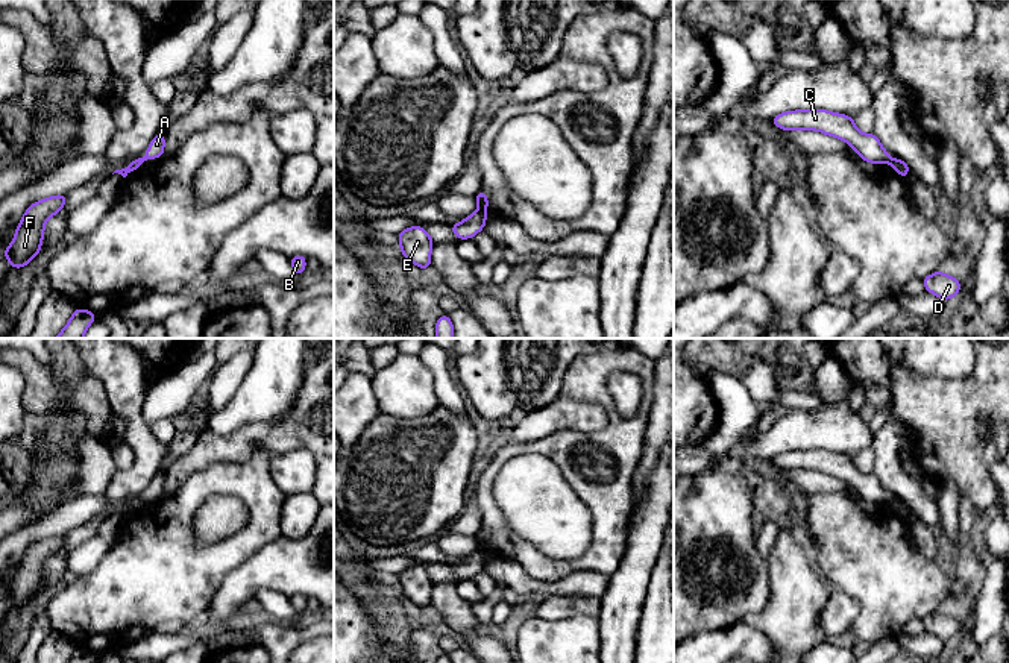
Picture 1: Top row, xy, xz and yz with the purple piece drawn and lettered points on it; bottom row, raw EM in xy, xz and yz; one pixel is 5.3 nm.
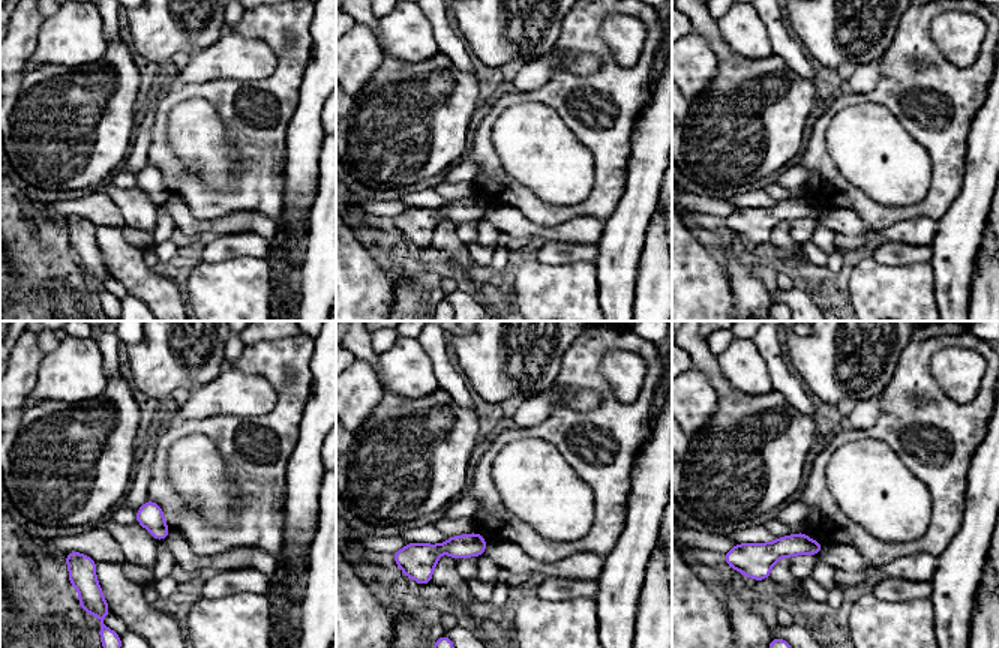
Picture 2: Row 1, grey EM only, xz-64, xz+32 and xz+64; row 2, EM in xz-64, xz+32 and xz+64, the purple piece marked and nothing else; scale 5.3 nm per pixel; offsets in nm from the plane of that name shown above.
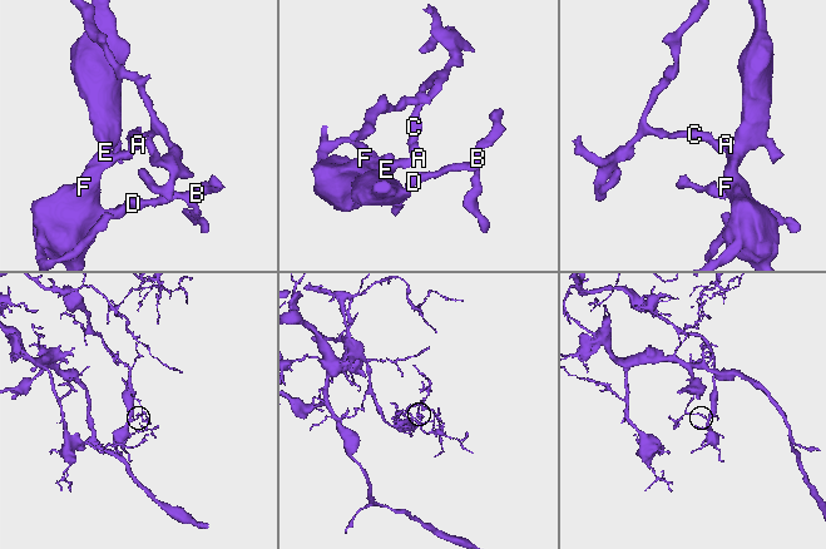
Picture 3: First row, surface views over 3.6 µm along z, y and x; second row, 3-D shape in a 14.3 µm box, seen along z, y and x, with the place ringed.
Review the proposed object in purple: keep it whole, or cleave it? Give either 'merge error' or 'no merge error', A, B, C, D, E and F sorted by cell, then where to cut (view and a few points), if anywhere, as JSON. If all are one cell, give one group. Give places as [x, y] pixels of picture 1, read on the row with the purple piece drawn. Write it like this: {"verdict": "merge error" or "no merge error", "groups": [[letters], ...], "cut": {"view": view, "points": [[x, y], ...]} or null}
{"verdict": "merge error", "groups": [["A", "C"], ["B", "D", "E", "F"]], "cut": {"view": "xz", "points": [[477, 211], [483, 214]]}}

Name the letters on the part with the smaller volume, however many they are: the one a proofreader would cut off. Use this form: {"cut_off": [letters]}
{"cut_off": ["A", "C"]}

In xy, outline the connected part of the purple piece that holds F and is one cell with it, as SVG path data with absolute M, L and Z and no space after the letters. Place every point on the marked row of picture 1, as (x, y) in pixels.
M65 194L52 196L32 203L20 220L15 237L5 255L12 269L29 266L41 252L46 222L59 212L67 202Z

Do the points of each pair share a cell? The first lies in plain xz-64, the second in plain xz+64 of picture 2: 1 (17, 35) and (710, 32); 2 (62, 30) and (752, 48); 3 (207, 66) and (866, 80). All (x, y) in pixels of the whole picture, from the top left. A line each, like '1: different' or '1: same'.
1: different
2: same
3: same

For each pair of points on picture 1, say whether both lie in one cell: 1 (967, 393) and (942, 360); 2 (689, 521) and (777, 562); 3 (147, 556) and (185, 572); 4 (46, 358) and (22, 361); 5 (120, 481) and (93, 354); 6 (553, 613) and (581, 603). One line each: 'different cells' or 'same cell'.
1: different cells
2: different cells
3: same cell
4: different cells
5: same cell
6: same cell

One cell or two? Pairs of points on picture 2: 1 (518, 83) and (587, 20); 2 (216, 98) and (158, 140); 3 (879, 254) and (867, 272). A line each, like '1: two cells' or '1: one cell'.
1: two cells
2: one cell
3: two cells

